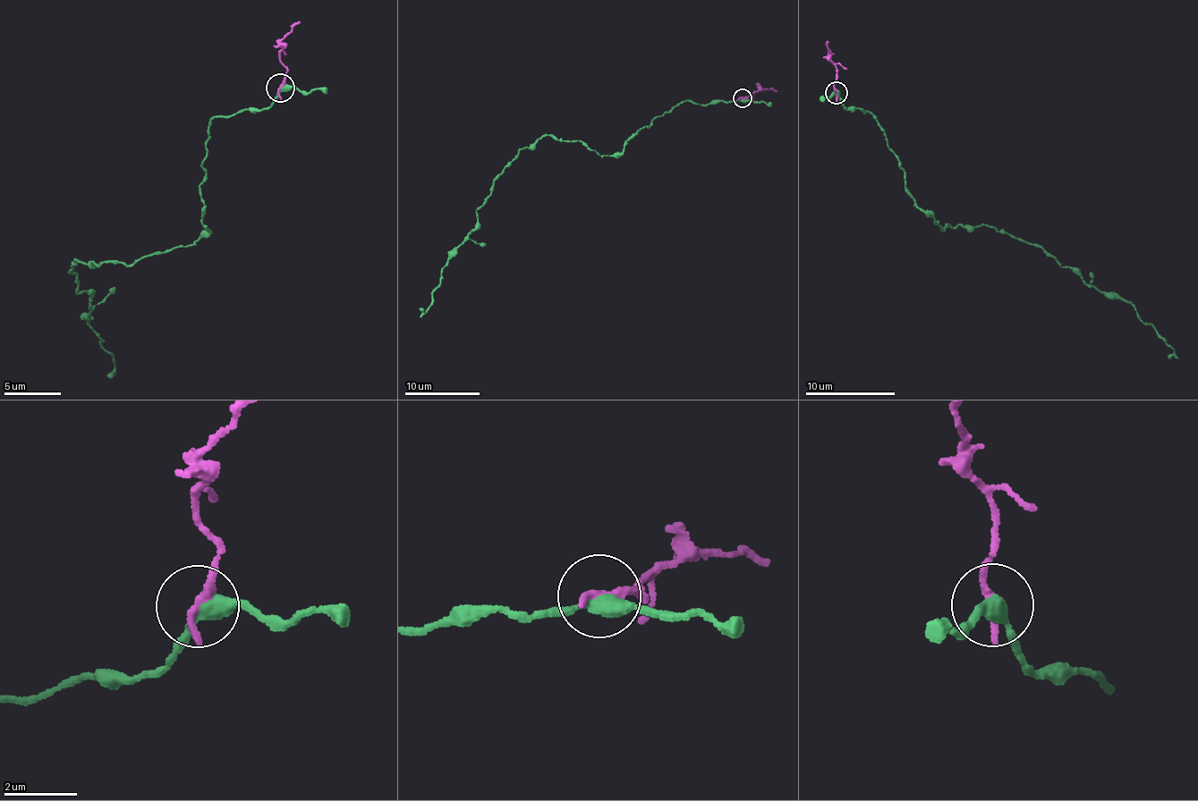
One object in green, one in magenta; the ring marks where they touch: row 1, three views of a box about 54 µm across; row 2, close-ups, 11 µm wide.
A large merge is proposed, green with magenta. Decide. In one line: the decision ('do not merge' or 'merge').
do not merge

